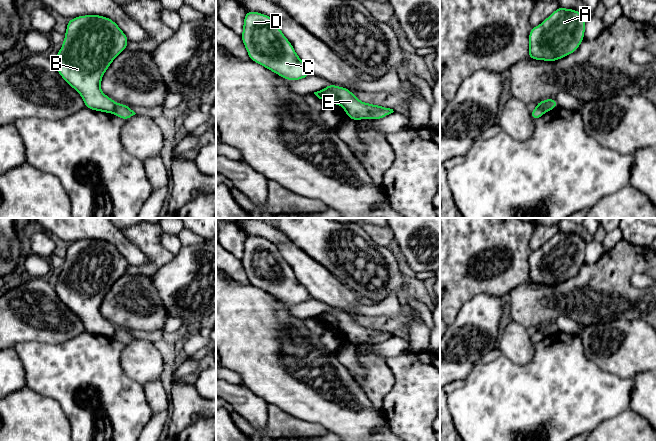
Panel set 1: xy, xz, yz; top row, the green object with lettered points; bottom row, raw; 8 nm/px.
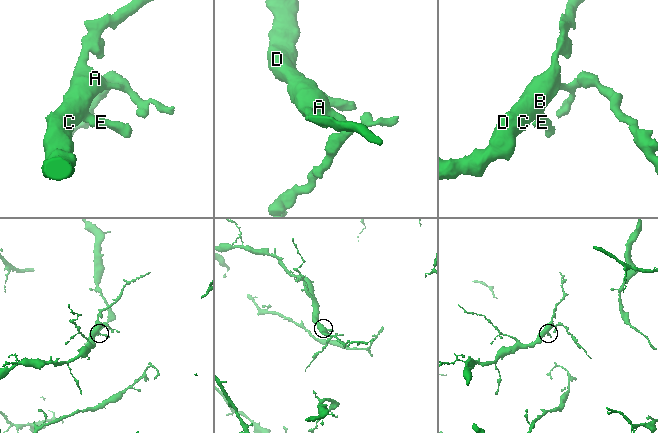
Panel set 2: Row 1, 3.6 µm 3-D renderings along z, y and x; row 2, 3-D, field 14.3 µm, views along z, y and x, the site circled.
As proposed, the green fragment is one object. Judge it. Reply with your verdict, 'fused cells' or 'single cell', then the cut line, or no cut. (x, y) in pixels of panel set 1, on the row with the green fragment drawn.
fused cells | xz (326, 87), (335, 93), (340, 103)

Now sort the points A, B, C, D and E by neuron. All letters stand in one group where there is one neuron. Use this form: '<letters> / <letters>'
A B C D / E

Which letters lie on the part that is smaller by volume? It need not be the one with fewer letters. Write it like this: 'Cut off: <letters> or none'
Cut off: E

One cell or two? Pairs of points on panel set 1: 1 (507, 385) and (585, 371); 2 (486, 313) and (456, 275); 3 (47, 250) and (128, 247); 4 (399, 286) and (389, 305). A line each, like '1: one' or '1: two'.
1: one
2: two
3: two
4: two

